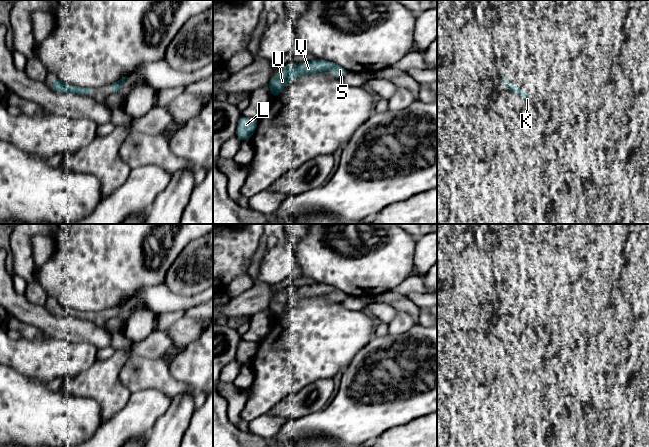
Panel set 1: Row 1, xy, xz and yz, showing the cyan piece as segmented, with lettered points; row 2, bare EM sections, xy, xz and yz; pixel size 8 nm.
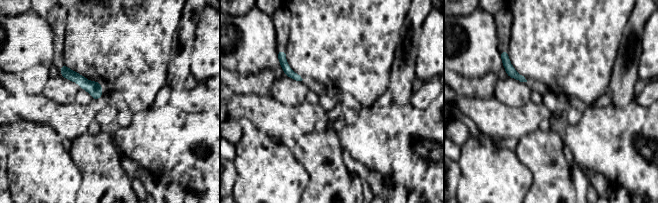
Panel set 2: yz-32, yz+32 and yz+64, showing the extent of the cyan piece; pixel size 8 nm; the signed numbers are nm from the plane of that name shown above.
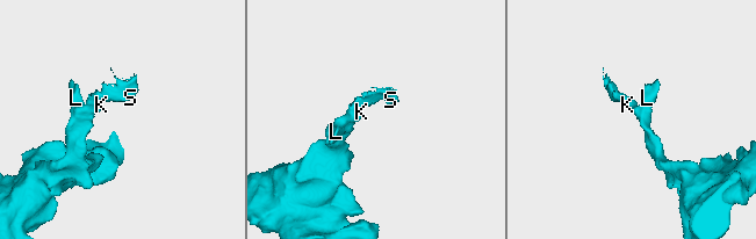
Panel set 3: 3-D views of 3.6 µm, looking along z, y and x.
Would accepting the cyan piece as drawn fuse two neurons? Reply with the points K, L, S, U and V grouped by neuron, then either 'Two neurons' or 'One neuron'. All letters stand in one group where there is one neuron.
Groups: K L S U V. One neuron

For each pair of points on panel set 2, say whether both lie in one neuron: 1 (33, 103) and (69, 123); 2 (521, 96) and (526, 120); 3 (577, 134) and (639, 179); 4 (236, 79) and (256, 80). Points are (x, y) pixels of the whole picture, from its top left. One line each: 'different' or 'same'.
1: same
2: different
3: same
4: same

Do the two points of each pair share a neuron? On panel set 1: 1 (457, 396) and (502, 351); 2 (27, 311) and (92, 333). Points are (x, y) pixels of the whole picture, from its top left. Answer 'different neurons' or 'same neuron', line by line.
1: different neurons
2: same neuron

